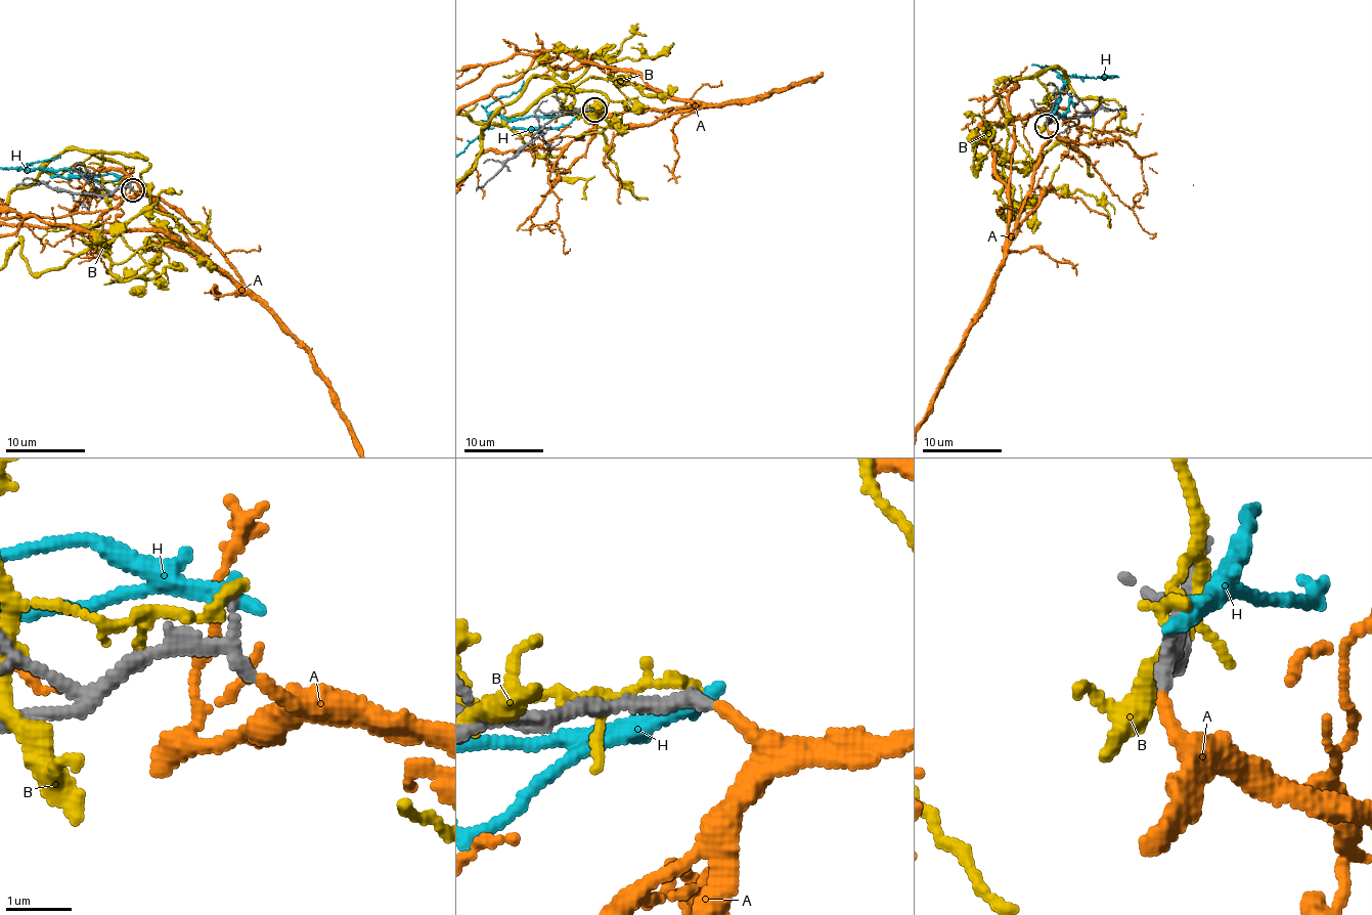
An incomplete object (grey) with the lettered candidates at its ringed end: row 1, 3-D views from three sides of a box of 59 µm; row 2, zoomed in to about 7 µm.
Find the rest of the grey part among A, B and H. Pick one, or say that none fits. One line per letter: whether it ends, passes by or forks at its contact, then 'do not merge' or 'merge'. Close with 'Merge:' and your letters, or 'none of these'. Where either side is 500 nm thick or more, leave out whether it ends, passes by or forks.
A: it ends | merge
B: it ends | do not merge
H: it ends | do not merge
Merge: A

